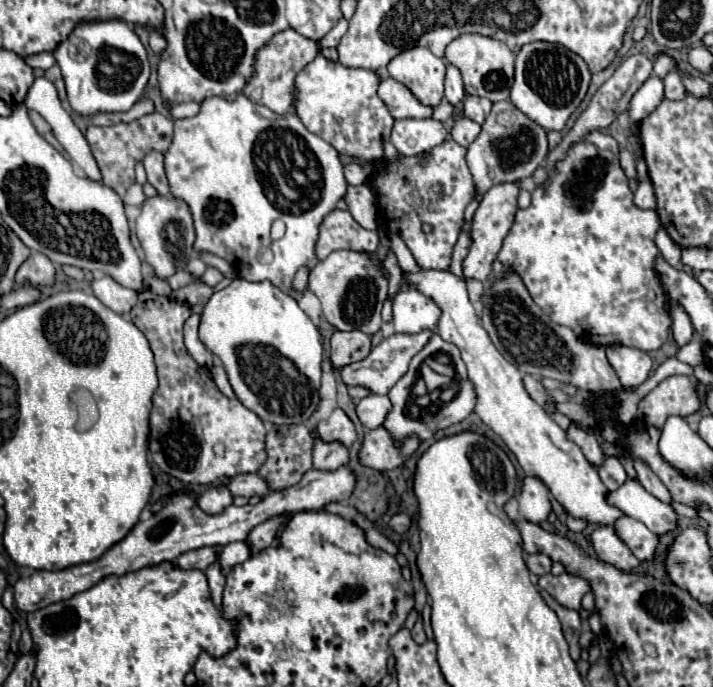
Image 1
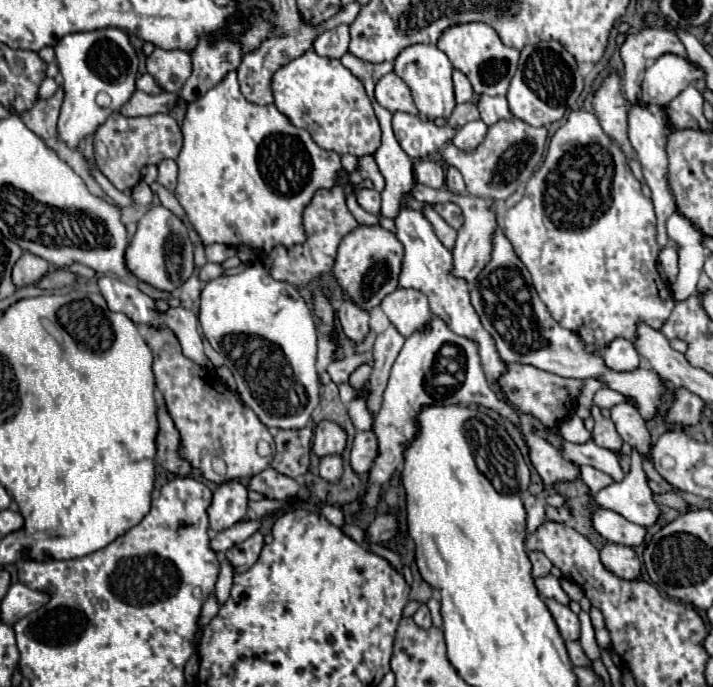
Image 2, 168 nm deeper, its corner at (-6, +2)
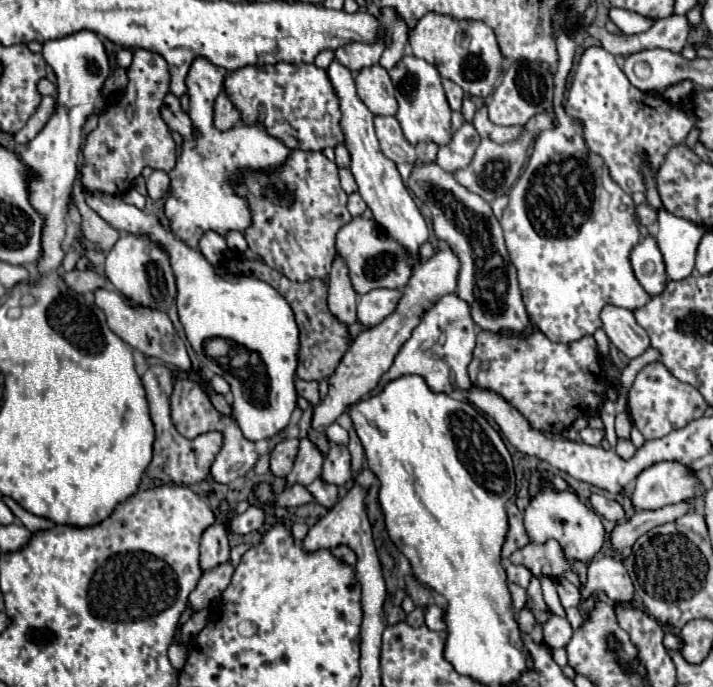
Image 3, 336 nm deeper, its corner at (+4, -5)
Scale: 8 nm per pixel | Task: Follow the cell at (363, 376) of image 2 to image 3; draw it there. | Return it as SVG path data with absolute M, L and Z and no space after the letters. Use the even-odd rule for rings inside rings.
M446 247L442 251L436 251L428 261L424 261L418 269L414 269L414 273L412 273L412 277L410 277L410 281L408 281L408 285L404 289L404 295L402 295L396 311L388 319L384 319L380 325L360 333L354 339L352 347L342 357L340 365L336 367L334 375L328 381L330 383L328 397L314 409L312 427L328 427L328 425L332 425L354 403L364 399L368 391L376 389L376 383L392 367L398 351L410 339L412 329L420 323L422 315L428 309L432 309L434 303L438 303L444 295L456 293L458 273L460 273L460 259L450 247Z

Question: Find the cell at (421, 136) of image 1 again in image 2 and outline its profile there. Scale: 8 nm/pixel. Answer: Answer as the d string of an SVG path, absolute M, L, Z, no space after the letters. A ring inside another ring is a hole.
M396 112L392 116L392 128L398 144L412 160L424 160L428 156L434 156L456 134L456 128L450 124L436 126L434 122L422 120L406 112Z

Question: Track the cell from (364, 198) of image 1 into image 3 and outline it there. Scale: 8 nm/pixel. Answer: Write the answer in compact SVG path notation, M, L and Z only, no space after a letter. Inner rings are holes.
M352 193L352 195L348 197L348 211L350 211L350 215L352 215L352 217L360 217L360 215L364 213L364 209L366 209L366 203L364 203L364 199L360 197L360 193Z

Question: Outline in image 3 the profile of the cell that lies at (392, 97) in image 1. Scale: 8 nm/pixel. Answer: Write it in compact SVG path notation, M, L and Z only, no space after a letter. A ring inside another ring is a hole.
M380 65L368 67L356 75L356 87L358 97L364 101L364 105L374 115L396 115L398 103L396 103L396 89Z

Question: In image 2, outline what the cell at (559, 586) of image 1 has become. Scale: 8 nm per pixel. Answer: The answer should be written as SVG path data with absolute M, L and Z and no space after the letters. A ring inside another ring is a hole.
M552 574L542 576L542 578L536 578L534 584L536 584L538 594L540 594L542 598L554 598L554 600L558 600L560 604L568 604L568 602L570 602L570 598L566 596L566 592L560 588L558 578L554 578Z

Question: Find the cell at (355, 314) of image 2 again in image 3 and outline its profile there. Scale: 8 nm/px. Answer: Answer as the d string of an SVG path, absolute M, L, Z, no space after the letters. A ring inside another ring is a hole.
M336 257L330 271L328 309L344 325L356 323L356 291L352 291L348 271L340 257Z

